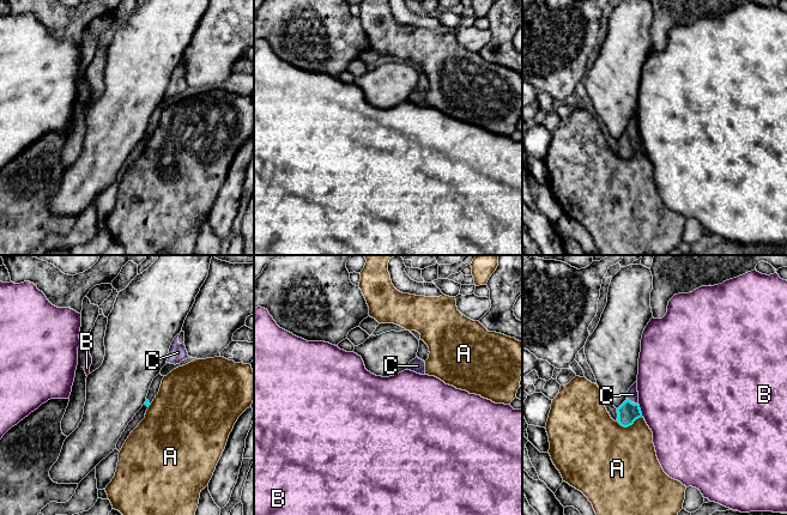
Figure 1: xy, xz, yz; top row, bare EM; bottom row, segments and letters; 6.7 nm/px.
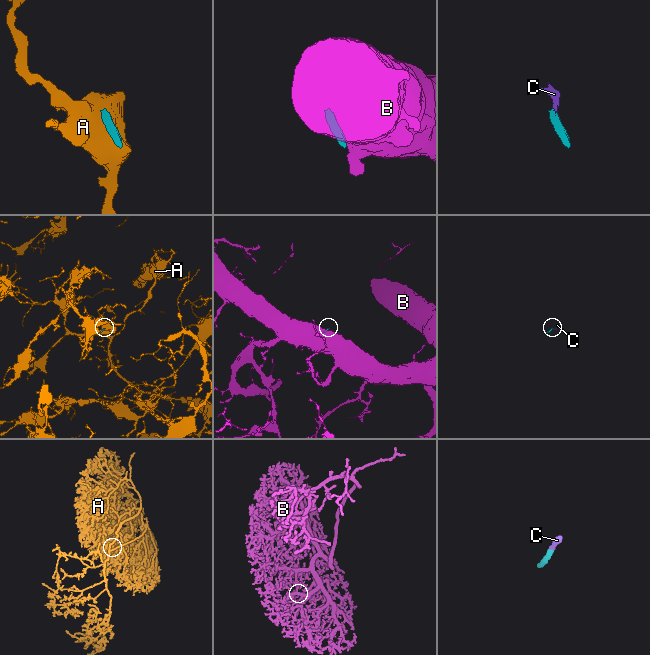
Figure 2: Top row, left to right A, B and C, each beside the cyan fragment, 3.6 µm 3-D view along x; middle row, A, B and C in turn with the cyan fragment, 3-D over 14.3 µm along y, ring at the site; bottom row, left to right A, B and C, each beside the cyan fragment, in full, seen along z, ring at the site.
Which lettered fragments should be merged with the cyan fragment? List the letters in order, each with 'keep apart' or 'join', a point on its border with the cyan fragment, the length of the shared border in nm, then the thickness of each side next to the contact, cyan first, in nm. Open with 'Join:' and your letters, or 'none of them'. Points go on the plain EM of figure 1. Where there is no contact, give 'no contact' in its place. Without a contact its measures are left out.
Join: C
A: keep apart; meets cyan in yz at (629, 157); contact 170 nm long; 140 nm thick on the cyan side, 460 nm on the other
B: keep apart; meets cyan in yz at (640, 141); contact 90 nm long; 140 nm thick on the cyan side, 500 nm on the other
C: join; meets cyan in yz at (633, 134); contact 90 nm long; 140 nm thick on the cyan side, 80 nm on the other

